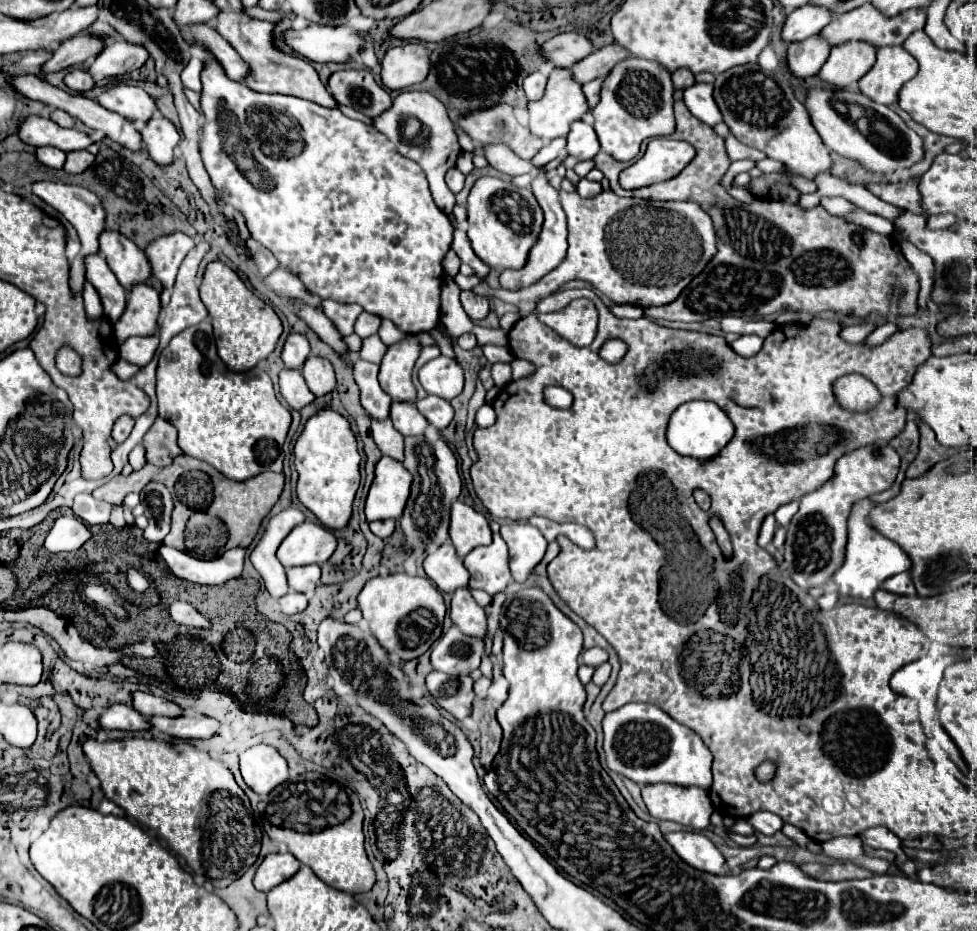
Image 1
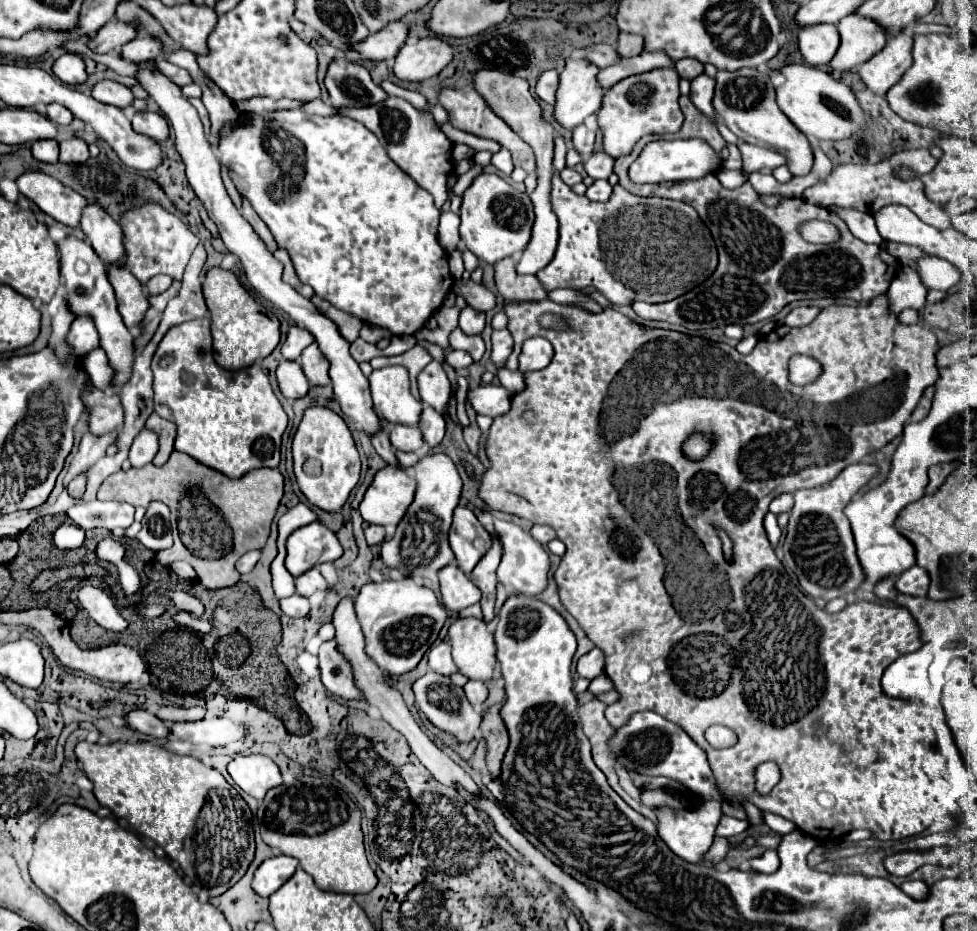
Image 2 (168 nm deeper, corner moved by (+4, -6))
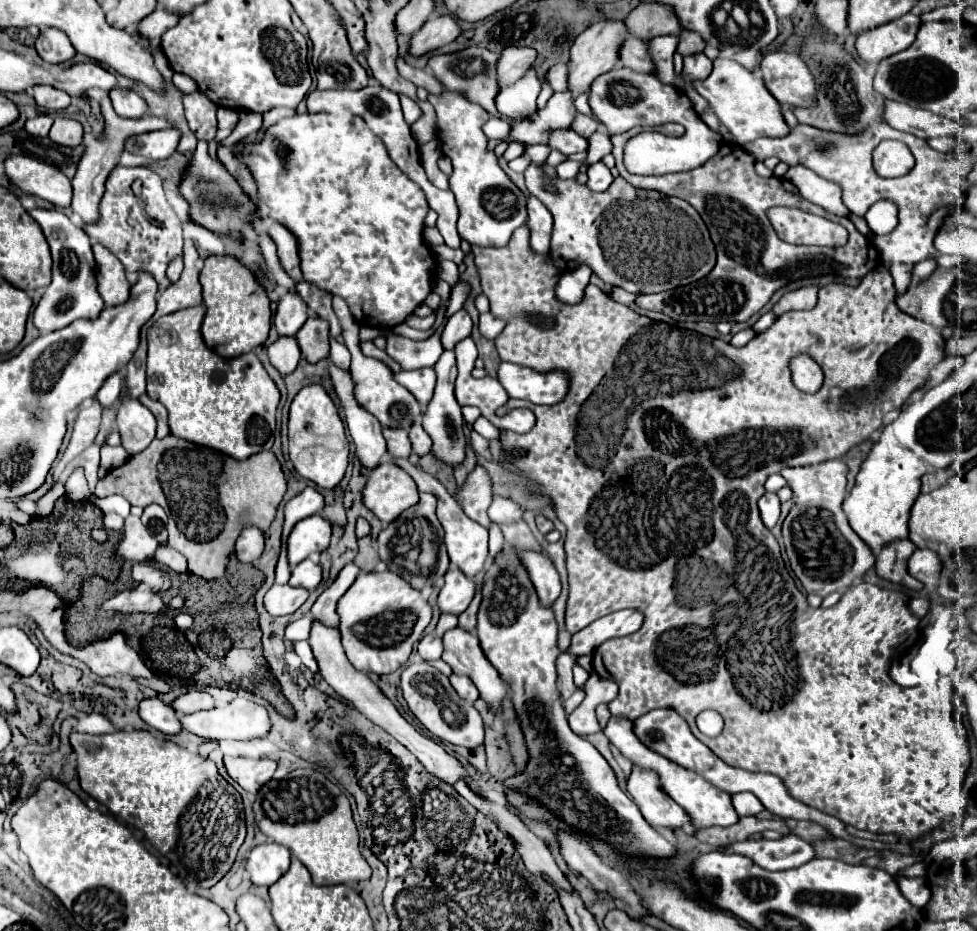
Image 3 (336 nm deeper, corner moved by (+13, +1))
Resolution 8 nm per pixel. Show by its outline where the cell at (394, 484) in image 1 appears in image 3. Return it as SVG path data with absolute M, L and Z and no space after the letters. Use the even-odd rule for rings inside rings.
M392 461L380 463L374 471L370 471L362 495L364 505L384 526L398 519L402 511L418 503L418 489L414 479Z

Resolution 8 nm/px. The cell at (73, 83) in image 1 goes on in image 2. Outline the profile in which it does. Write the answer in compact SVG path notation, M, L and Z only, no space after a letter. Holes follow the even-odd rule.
M63 54L53 64L55 76L65 84L83 84L87 80L85 64L77 54Z

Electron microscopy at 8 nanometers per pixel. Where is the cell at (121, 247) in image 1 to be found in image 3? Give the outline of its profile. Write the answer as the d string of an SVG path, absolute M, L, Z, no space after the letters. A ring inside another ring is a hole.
M108 95L100 101L100 111L104 115L104 131L98 137L96 135L84 135L82 161L78 161L78 169L76 169L76 175L72 179L72 187L74 187L72 211L84 223L92 223L92 221L98 219L98 205L100 205L100 199L102 199L102 193L104 193L104 183L106 183L110 171L120 161L120 155L124 151L126 139L133 135L172 127L172 121L168 117L150 115L145 115L140 119L118 117L114 109L112 109L112 103Z

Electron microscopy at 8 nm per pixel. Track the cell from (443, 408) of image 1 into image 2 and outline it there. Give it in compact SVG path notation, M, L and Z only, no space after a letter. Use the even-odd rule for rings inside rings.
M425 406L421 412L419 428L423 432L423 438L429 446L437 446L445 436L445 418L441 412L437 412L431 406Z

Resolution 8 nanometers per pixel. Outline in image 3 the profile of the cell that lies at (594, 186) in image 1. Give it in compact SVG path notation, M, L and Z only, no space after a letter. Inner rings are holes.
M600 161L588 167L588 187L594 191L606 191L614 181L610 169Z

